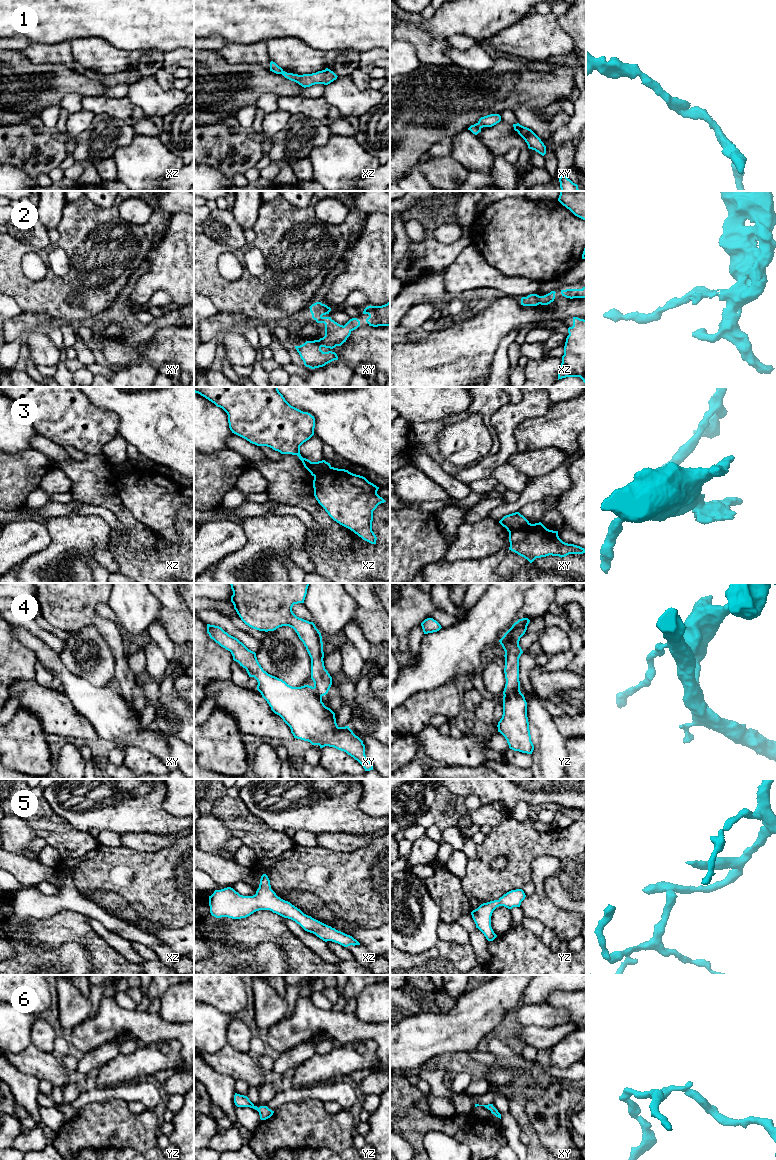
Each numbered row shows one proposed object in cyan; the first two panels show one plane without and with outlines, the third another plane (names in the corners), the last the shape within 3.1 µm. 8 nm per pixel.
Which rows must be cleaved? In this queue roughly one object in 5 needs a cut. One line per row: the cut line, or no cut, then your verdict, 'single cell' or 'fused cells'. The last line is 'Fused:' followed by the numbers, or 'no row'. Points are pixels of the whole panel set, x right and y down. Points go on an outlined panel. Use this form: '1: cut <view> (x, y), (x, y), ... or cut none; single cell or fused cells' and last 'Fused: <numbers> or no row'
1: cut none; single cell
2: cut none; single cell
3: cut xy (529, 523), (509, 532); fused cells
4: cut yz (519, 689), (504, 695); fused cells
5: cut none; single cell
6: cut none; single cell
Fused: 3, 4

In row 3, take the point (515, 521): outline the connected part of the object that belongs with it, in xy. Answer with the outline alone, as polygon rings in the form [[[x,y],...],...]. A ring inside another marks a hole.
[[[519,512],[504,516],[499,523],[507,529],[508,532],[519,530],[529,524],[529,521]]]

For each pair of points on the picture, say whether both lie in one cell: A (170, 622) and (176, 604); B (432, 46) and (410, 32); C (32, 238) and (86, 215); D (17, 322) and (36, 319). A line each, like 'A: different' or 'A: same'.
A: different
B: same
C: different
D: same

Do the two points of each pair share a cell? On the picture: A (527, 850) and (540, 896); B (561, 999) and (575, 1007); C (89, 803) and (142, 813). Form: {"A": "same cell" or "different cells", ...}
{"A": "different cells", "B": "same cell", "C": "same cell"}

